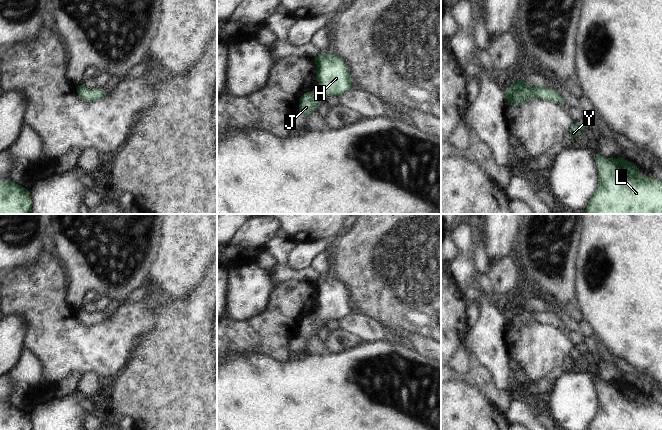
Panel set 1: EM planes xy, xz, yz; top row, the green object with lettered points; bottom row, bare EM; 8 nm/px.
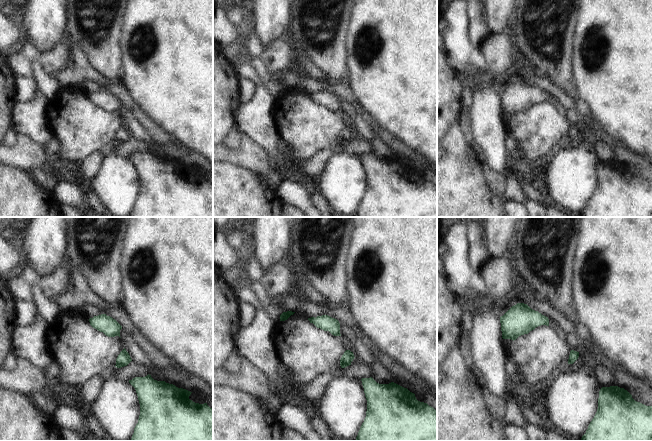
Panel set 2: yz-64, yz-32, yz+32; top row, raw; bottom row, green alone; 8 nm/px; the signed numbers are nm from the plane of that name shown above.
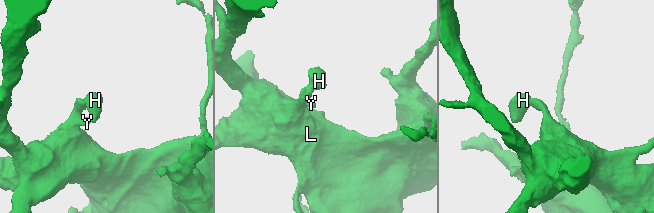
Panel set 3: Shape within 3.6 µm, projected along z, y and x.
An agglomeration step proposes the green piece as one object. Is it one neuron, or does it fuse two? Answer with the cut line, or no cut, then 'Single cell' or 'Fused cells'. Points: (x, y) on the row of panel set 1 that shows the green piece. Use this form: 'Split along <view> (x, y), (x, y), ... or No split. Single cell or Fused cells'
No split. Single cell.

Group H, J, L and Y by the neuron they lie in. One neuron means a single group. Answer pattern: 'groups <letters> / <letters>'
groups H J L Y

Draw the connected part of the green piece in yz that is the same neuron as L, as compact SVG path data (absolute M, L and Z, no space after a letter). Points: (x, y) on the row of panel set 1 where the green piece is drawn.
M597 154L599 184L585 210L586 214L662 214L662 181L640 173L623 157L607 159Z

